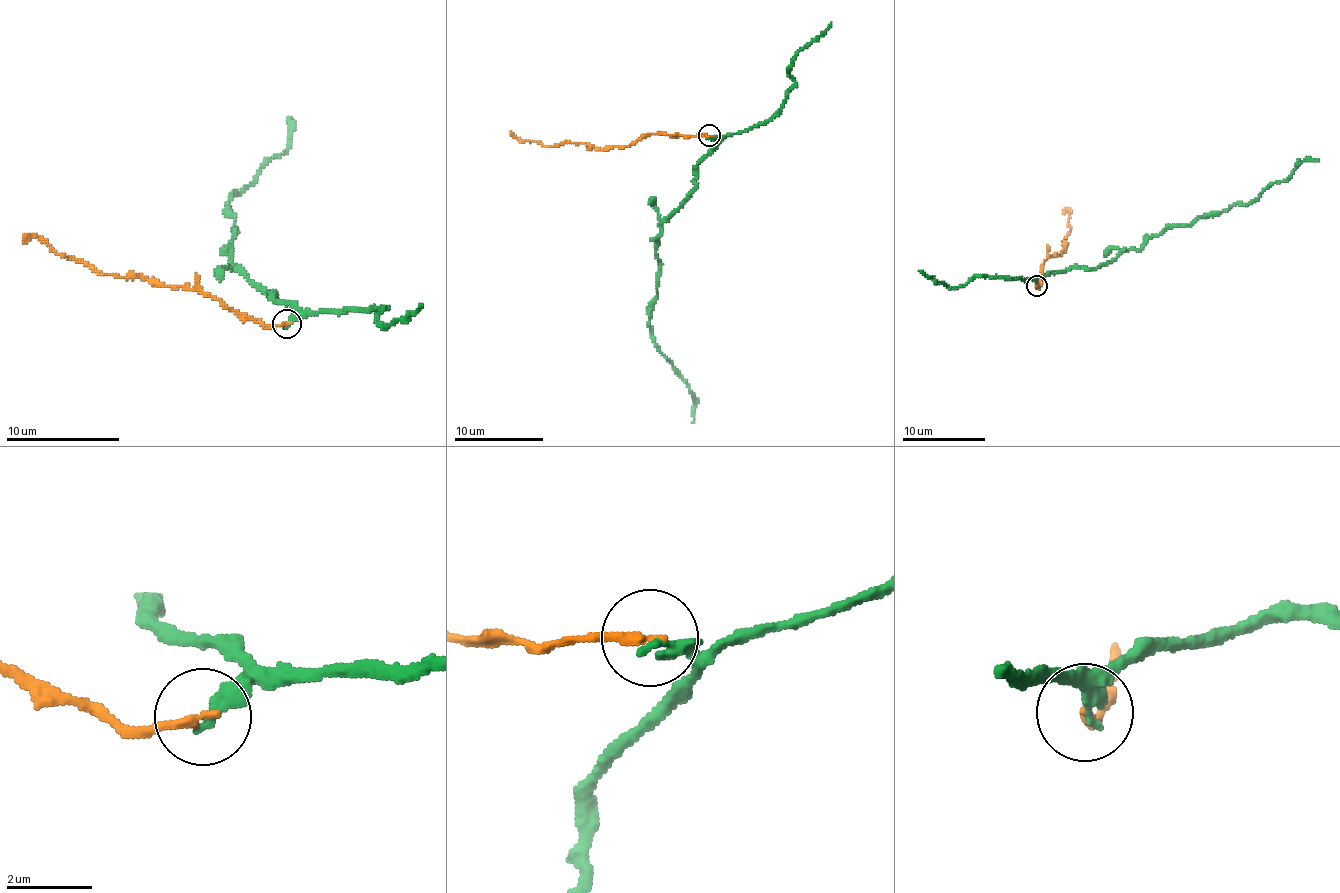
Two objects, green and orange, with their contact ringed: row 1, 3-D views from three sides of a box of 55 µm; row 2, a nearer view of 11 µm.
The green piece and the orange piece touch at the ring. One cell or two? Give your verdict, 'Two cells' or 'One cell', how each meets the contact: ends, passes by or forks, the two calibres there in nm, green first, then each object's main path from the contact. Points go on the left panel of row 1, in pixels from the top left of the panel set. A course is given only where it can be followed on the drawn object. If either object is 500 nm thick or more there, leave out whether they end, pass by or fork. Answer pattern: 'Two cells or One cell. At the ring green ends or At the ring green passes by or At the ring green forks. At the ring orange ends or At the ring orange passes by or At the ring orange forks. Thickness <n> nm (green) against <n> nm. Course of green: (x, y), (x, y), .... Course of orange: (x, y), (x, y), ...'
Two cells. At the ring green ends. At the ring orange ends. Thickness 360 nm (green) against 200 nm. Course of green: (289, 323), (296, 307), (265, 293), (231, 263), (227, 206), (233, 193), (287, 148), (292, 119). Course of orange: (286, 323), (260, 325), (241, 319), (218, 299), (181, 286), (98, 274), (39, 240), (30, 237), (23, 243)

